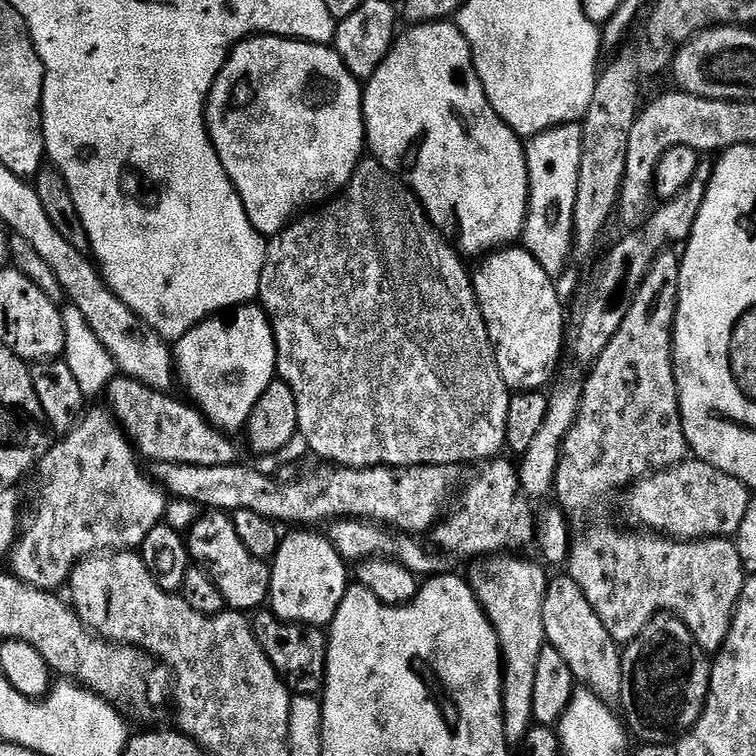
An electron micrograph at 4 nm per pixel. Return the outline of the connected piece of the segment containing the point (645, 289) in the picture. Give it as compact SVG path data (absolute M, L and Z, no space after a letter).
M669 250L661 252L660 257L650 266L650 270L646 274L646 278L642 282L642 286L638 290L638 294L634 298L634 302L630 306L630 310L626 314L626 322L622 322L622 327L618 330L618 334L614 334L614 338L610 338L610 346L606 346L606 350L602 350L602 354L596 359L596 363L591 365L588 380L583 381L584 393L580 399L580 409L578 410L578 418L574 422L574 426L570 426L570 434L566 434L564 445L562 446L562 454L558 462L558 470L556 471L556 487L554 489L555 503L562 509L571 531L574 535L570 540L568 550L568 559L566 561L566 572L574 578L574 582L578 582L578 586L582 589L582 594L586 594L586 602L590 602L590 606L594 606L594 614L598 614L598 618L602 618L602 626L606 626L609 637L617 645L623 646L628 644L634 638L638 638L638 634L642 634L642 630L648 623L661 614L671 614L678 617L690 630L690 634L694 634L694 638L698 642L700 649L709 654L719 652L722 645L726 642L726 634L730 634L730 626L734 618L734 610L738 606L738 598L744 589L746 573L742 566L742 558L738 554L735 543L731 539L721 538L718 536L709 536L706 540L674 540L671 536L657 534L651 530L632 530L636 532L619 532L612 525L612 520L608 516L604 516L608 512L608 503L612 500L612 495L615 492L623 493L625 489L636 483L636 481L649 476L651 472L661 472L664 468L672 468L676 464L683 464L689 459L690 449L686 442L686 434L682 430L682 418L680 417L680 403L678 402L678 386L676 385L676 371L674 370L674 362L672 361L672 331L674 330L674 322L676 321L676 307L678 306L678 290L680 289L680 261L679 255L675 256L675 251Z

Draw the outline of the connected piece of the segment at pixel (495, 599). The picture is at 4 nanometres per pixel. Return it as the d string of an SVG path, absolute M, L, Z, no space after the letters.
M512 554L489 555L483 561L485 564L470 576L470 583L500 643L504 674L504 737L509 746L519 746L534 726L534 673L538 670L538 657L546 647L542 630L542 598L546 598L550 576L544 573L543 563L535 564L532 560L508 555Z

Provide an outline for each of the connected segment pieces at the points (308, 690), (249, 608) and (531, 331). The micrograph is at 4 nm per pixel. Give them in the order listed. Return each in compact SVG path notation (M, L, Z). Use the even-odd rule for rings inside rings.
M260 610L251 617L254 638L270 658L274 670L284 684L297 696L316 696L323 689L326 674L328 637L323 627L315 624L295 624L278 618L271 610Z
M208 510L200 515L204 516L198 517L193 522L192 529L186 532L186 543L191 563L203 568L210 574L210 578L214 578L218 590L222 590L225 605L231 611L252 614L263 609L269 603L272 594L272 569L269 561L254 558L254 554L250 554L250 550L246 550L246 546L242 546L242 538L238 538L238 534L234 531L234 522L229 513Z
M523 246L501 248L485 255L477 264L480 265L476 272L474 268L472 285L486 322L486 330L495 345L503 382L513 393L547 389L553 383L552 375L560 364L560 355L566 352L566 308L564 312L564 304L556 293L557 281L548 276L542 266L538 266L536 259Z

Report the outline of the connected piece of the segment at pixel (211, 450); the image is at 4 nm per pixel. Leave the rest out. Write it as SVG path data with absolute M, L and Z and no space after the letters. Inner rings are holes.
M123 374L117 375L106 389L107 407L128 435L128 439L132 441L137 453L145 461L152 460L151 462L156 464L174 462L175 464L189 464L190 466L226 466L237 463L236 444L232 441L235 439L229 433L220 431L209 420L205 420L199 408L191 403L185 402L183 399L181 399L182 401L175 400L174 397L168 395L172 394L146 386L142 382Z

